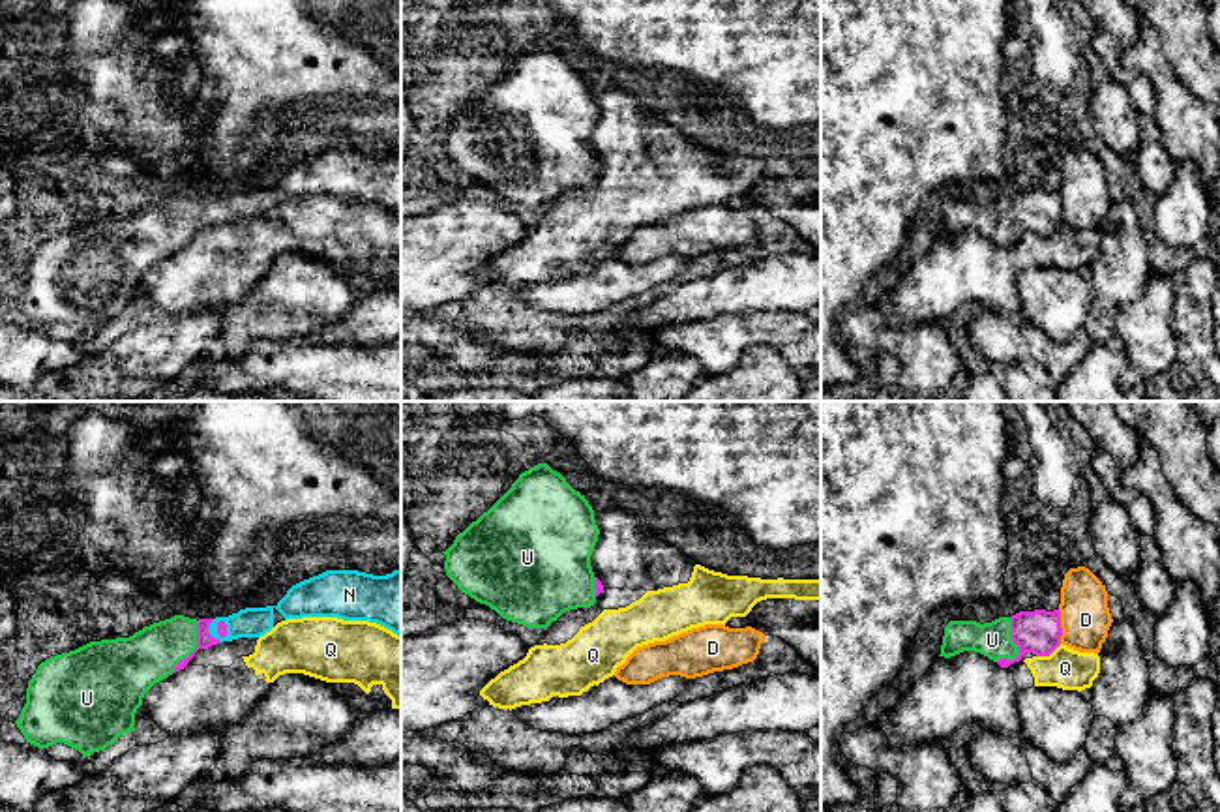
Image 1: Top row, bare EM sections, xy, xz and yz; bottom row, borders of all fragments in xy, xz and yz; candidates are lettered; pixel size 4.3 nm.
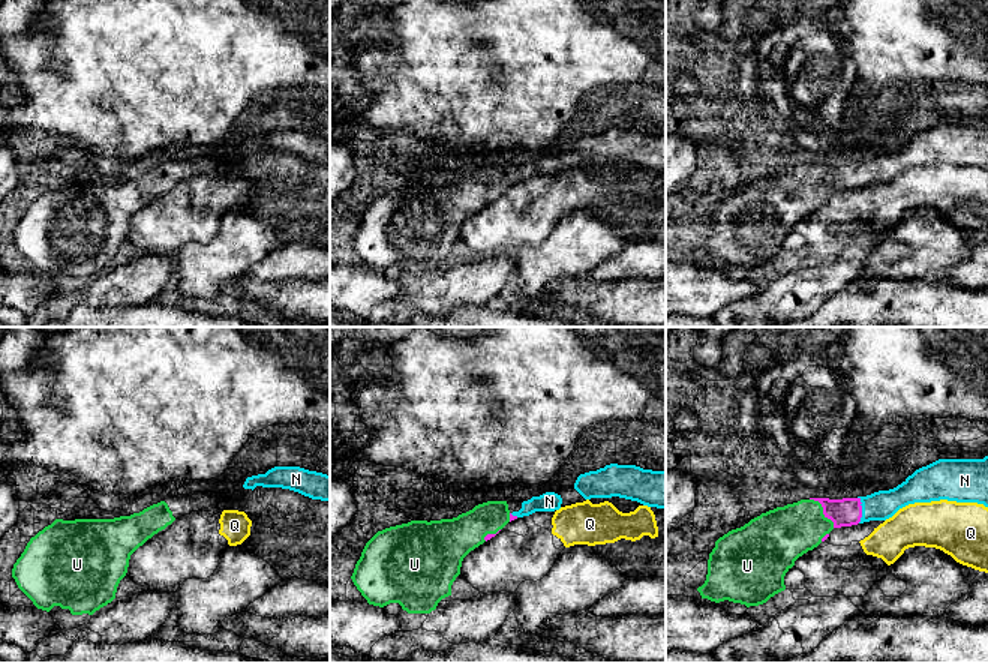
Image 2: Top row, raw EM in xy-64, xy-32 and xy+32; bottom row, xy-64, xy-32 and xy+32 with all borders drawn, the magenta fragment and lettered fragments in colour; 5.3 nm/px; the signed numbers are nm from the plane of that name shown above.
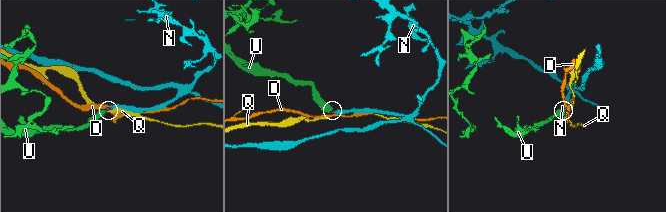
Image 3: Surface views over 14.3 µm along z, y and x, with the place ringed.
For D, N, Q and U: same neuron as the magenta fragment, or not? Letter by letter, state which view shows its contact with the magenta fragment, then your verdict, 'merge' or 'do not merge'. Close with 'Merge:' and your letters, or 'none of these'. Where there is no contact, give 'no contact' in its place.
D: meets magenta in yz; do not merge
N: meets magenta in xy; merge
Q: meets magenta in yz; do not merge
U: meets magenta in yz; merge
Merge: N, U

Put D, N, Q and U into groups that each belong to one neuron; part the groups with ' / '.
D / N U / Q

